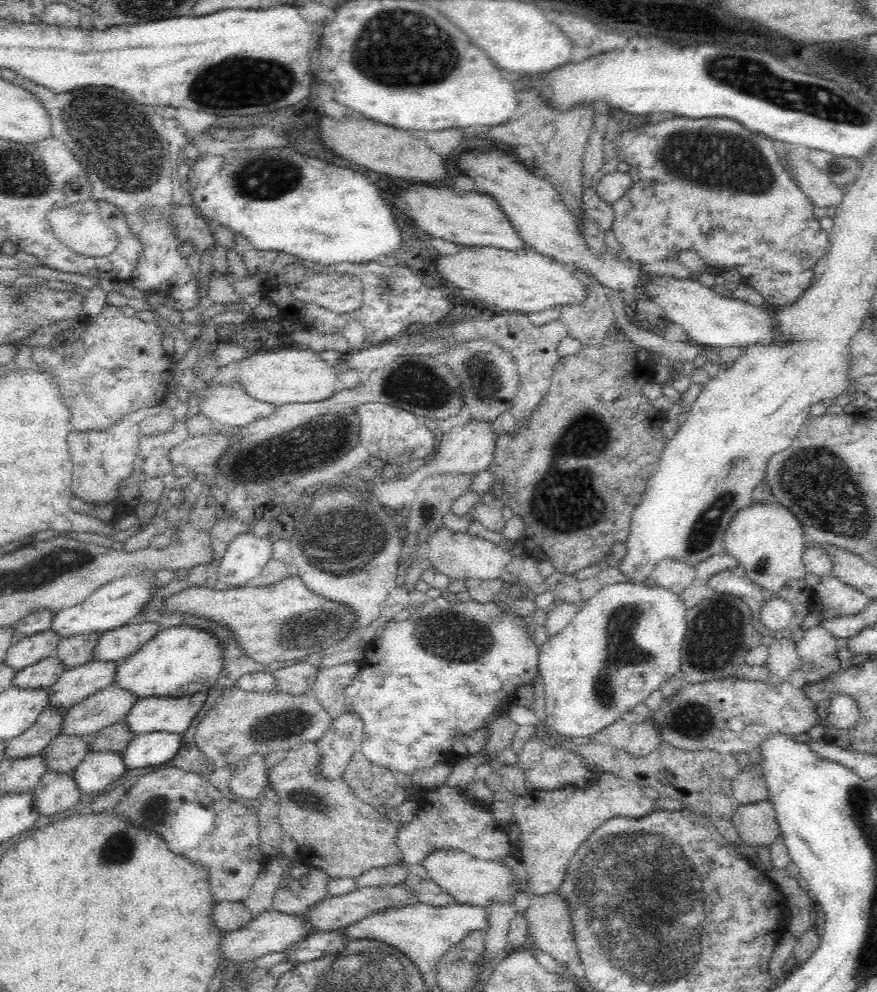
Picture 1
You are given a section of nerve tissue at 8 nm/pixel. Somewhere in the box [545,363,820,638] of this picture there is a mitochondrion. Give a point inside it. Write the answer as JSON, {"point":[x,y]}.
{"point":[705,530]}

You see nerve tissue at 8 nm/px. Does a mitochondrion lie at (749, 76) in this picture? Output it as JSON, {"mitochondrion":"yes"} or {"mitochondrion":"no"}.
{"mitochondrion":"yes"}

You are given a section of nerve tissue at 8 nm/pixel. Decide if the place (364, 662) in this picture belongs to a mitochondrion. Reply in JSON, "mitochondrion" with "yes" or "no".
{"mitochondrion":"no"}

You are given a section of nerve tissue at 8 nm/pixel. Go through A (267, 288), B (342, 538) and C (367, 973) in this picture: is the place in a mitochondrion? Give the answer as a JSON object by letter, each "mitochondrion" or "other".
{"A":"other","B":"mitochondrion","C":"mitochondrion"}

